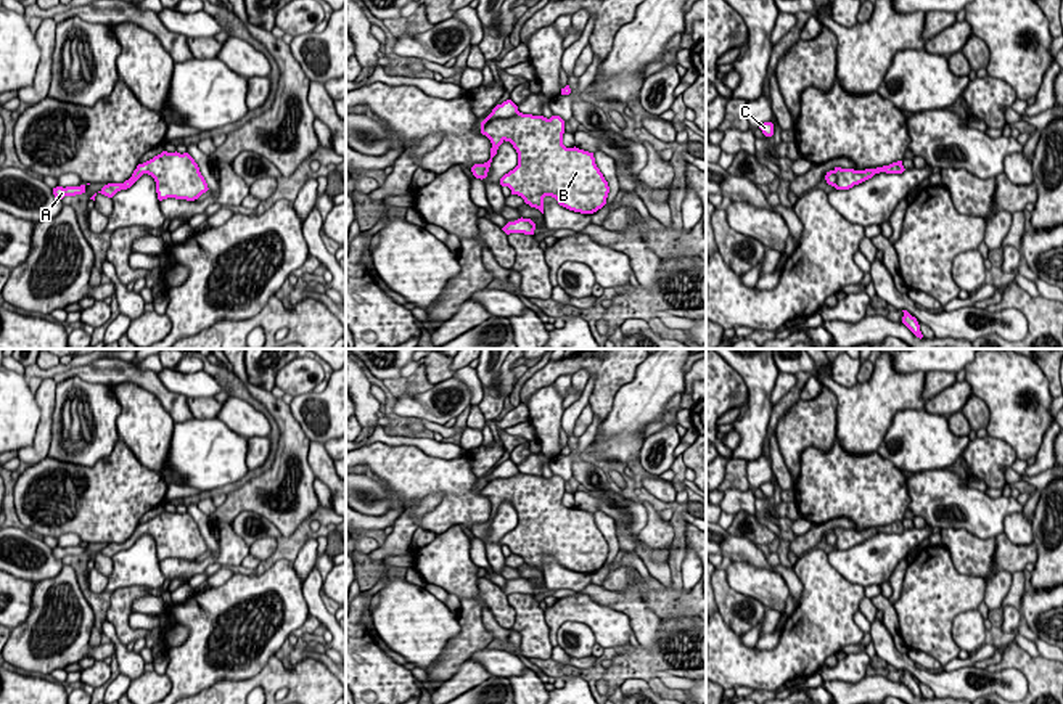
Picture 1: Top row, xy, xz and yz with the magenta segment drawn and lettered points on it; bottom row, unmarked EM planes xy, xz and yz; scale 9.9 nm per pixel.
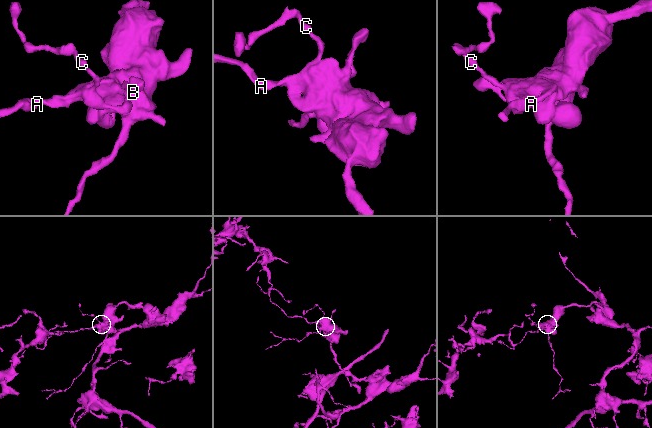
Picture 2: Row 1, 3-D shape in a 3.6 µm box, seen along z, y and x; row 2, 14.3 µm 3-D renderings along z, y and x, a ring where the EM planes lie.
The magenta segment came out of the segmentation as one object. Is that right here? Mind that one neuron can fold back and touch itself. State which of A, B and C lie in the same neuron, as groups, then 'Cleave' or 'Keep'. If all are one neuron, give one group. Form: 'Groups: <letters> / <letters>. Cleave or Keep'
Groups: A / B C. Cleave

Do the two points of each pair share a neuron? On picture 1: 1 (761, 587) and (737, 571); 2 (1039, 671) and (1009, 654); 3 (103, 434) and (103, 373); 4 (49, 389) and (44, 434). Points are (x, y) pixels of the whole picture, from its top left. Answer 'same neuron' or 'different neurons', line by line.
1: same neuron
2: same neuron
3: different neurons
4: same neuron

